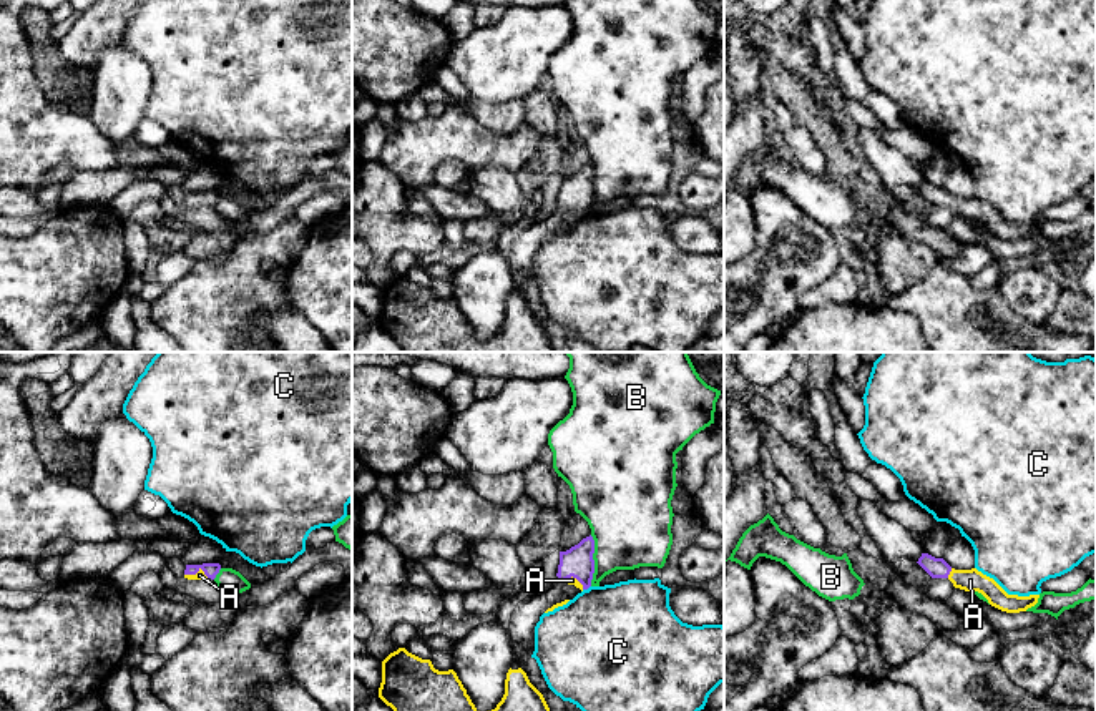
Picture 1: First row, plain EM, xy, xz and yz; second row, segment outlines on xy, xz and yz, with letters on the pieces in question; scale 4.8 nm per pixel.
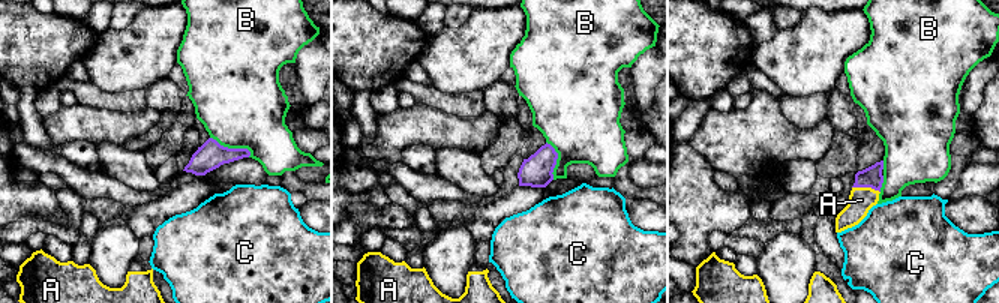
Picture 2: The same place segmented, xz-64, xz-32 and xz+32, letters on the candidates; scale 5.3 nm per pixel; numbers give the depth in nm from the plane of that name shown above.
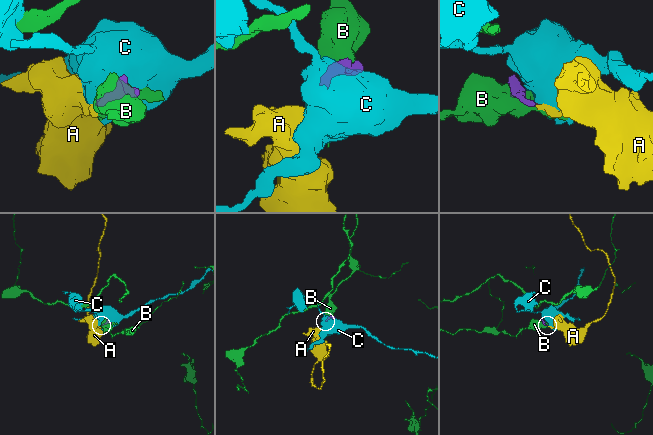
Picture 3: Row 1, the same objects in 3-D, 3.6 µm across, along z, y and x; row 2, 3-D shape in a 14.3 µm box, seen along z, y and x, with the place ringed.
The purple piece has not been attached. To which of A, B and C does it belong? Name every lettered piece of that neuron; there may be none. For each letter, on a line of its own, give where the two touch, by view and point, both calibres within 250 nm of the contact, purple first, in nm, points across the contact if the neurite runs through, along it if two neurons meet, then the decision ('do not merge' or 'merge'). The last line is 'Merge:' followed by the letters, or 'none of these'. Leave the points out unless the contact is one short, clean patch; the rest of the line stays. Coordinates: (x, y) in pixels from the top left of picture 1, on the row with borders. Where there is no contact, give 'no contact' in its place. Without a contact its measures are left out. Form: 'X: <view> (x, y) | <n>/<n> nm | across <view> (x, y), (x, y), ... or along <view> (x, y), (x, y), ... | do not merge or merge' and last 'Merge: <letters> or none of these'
A: yz (949, 573) | 100/110 nm | across yz (935, 567), (949, 573), (970, 580) | merge
B: xz (593, 560) | 150/380 nm | do not merge
C: xz (587, 588) | 150/480 nm | along xz (590, 585), (583, 590) | do not merge
Merge: A

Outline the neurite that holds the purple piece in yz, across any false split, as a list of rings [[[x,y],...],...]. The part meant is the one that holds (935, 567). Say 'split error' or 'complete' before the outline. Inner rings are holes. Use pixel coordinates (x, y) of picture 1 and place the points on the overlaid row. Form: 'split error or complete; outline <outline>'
split error; outline [[[922,553],[917,561],[932,578],[948,578],[955,588],[981,593],[988,603],[1006,613],[1020,613],[1038,603],[1040,595],[1008,595],[993,578],[976,568],[955,570],[943,558]]]

